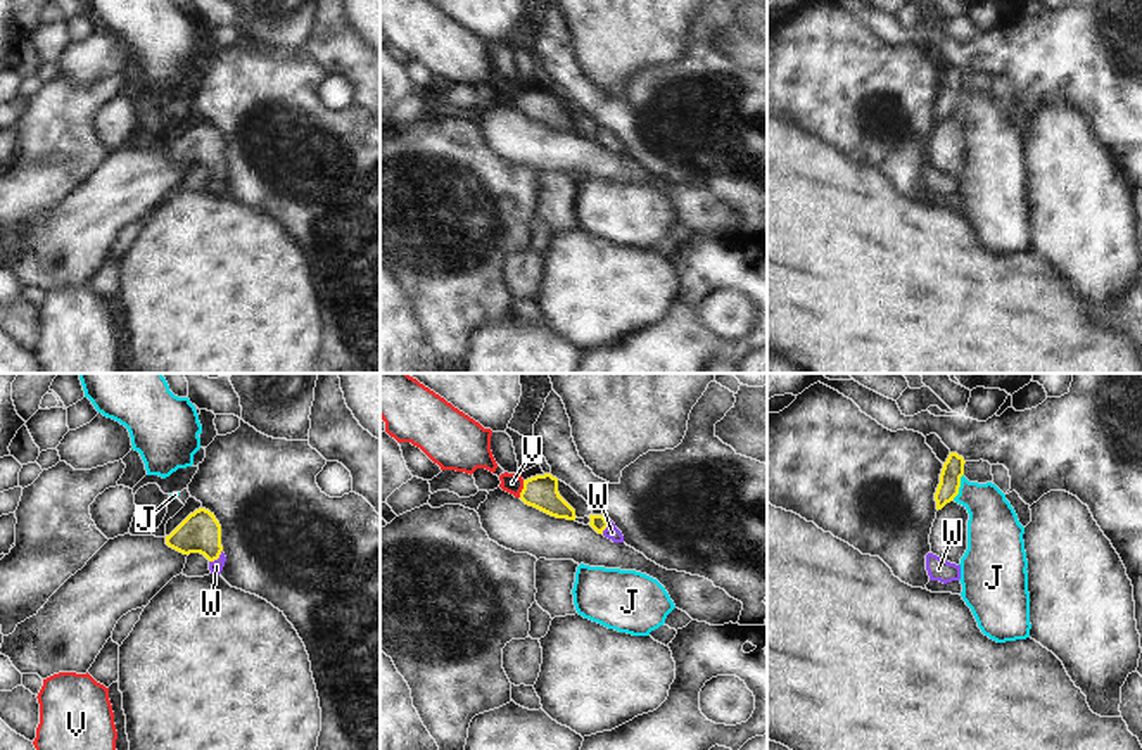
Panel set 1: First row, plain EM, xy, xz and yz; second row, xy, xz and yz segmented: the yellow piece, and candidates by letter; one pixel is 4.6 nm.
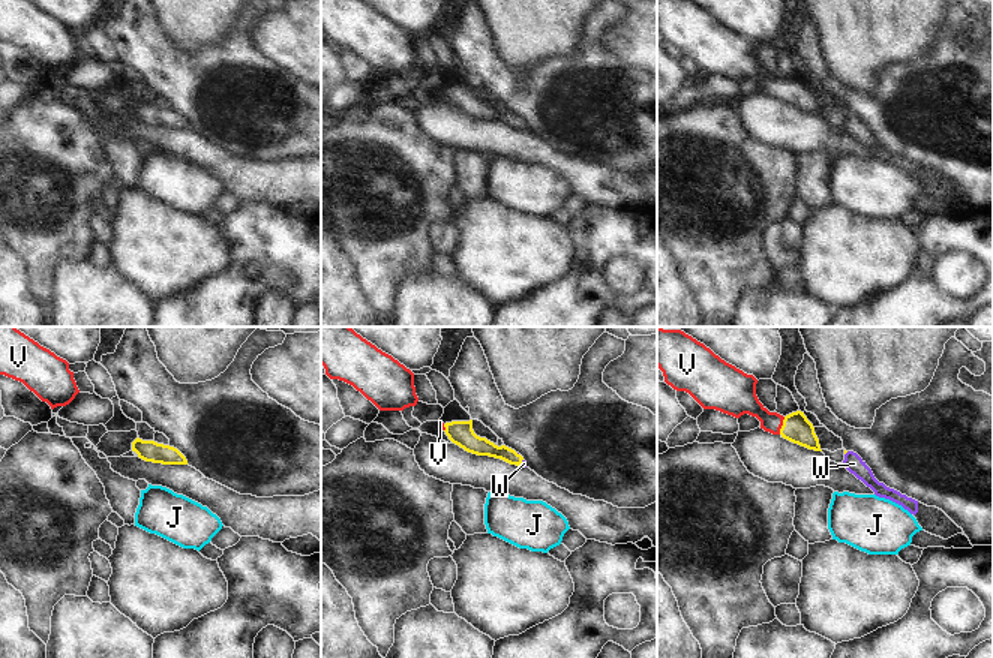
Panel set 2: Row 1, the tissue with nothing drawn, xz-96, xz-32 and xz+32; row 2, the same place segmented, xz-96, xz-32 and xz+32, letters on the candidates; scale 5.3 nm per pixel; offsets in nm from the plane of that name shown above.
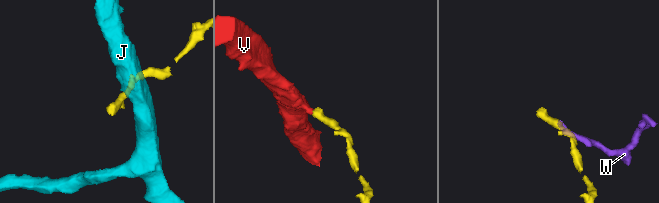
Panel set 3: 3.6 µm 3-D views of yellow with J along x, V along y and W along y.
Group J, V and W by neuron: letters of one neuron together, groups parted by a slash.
J / V W

